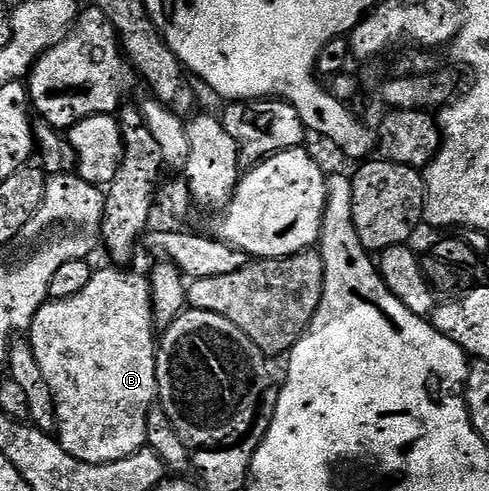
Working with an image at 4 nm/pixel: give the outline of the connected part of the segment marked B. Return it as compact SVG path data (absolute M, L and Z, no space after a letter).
M132 268L111 269L97 269L92 275L90 284L86 284L86 288L82 288L82 292L78 292L78 296L74 296L73 298L58 298L45 302L44 307L34 316L30 331L32 351L42 368L44 382L50 384L50 392L56 405L55 433L58 435L58 440L62 444L62 448L66 448L66 452L70 452L70 456L74 456L78 460L89 462L90 464L106 464L114 460L122 460L134 452L145 449L148 440L146 436L146 420L148 419L148 413L158 398L156 393L158 326L154 321L152 312L152 283L145 275L143 278L142 275L135 274Z

